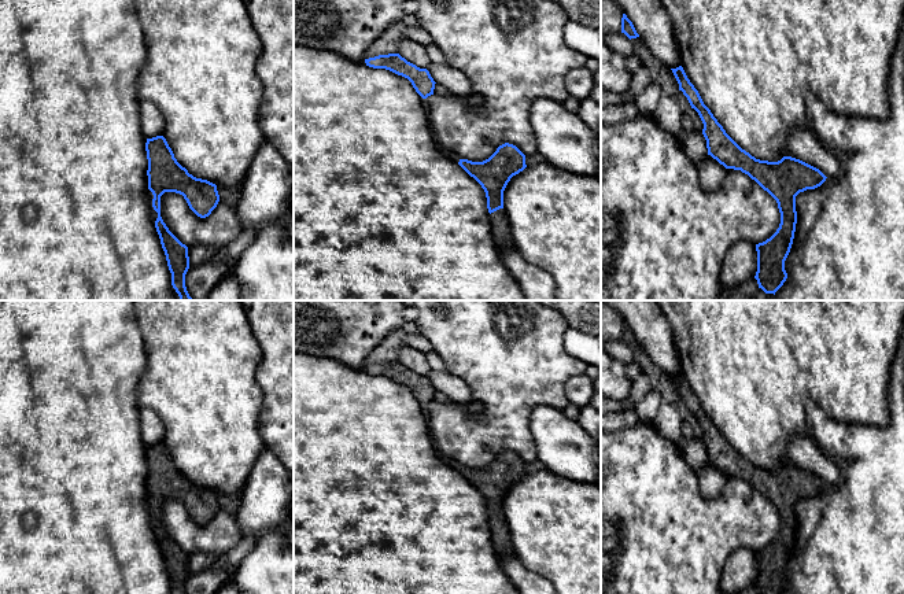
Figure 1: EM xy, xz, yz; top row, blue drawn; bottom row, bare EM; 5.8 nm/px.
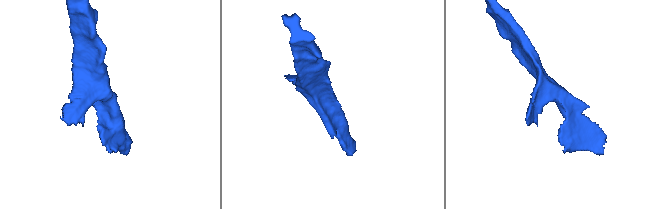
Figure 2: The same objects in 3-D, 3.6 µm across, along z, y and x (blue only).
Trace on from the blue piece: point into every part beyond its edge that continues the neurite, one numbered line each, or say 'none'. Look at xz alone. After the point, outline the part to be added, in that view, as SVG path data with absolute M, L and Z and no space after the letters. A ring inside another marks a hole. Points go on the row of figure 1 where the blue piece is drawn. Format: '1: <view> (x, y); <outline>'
1: xz (500, 224); M499 209L490 214L494 241L499 248L514 247L509 219L505 209Z

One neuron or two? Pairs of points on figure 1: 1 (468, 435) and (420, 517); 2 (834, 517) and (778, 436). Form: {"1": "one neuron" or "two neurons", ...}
{"1": "two neurons", "2": "two neurons"}

